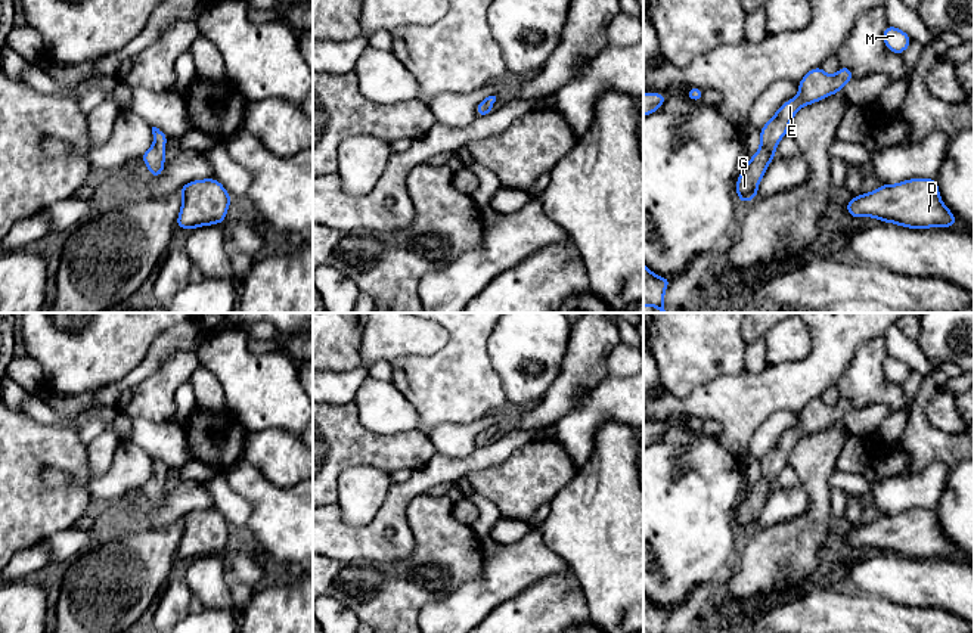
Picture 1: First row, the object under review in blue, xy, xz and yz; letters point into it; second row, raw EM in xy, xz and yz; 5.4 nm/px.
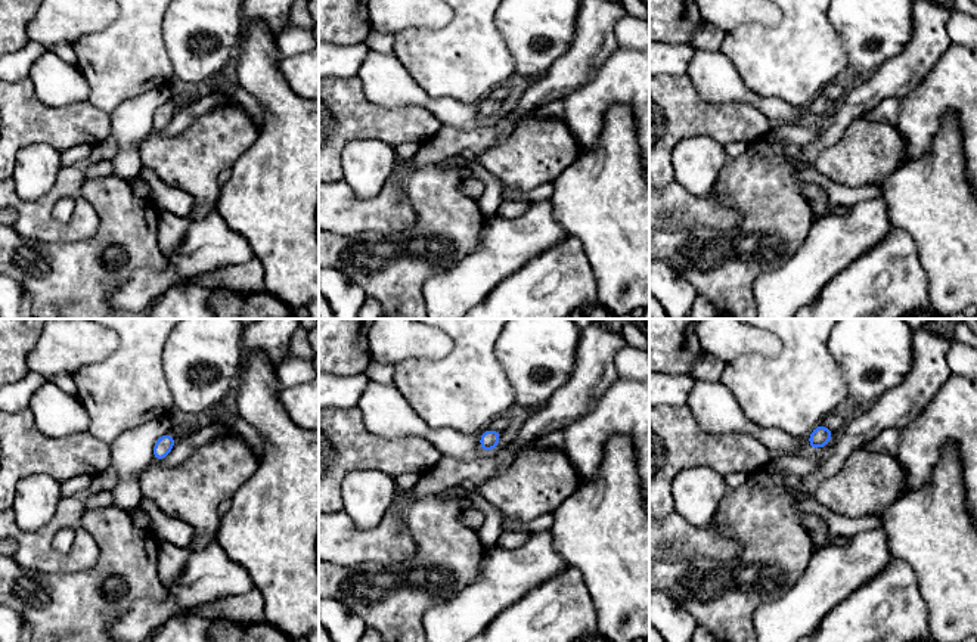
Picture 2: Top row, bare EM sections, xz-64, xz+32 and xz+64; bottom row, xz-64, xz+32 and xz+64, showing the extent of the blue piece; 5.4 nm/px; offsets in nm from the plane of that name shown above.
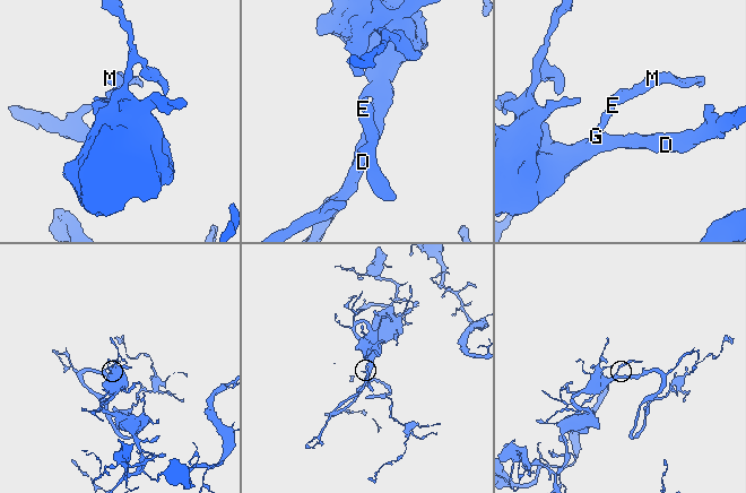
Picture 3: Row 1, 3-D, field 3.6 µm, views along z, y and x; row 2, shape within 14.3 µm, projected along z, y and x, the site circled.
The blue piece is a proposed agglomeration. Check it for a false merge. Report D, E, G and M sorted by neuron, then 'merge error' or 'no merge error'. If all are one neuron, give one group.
D E G M | no merge error

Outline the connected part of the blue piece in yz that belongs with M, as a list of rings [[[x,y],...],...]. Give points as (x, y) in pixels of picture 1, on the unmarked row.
[[[891,356],[884,359],[883,367],[885,378],[896,385],[902,385],[912,373],[912,369],[903,360]]]

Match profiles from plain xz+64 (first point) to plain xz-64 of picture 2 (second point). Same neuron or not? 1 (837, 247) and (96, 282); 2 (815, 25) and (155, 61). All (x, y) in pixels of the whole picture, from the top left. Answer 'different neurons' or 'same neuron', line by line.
1: different neurons
2: same neuron

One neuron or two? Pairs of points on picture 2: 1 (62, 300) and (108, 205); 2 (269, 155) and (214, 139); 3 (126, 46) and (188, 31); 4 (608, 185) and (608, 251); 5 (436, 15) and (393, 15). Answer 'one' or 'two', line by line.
1: one
2: two
3: two
4: one
5: one

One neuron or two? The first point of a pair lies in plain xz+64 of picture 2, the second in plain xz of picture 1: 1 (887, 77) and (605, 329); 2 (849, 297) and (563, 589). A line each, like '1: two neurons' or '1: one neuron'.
1: one neuron
2: one neuron

